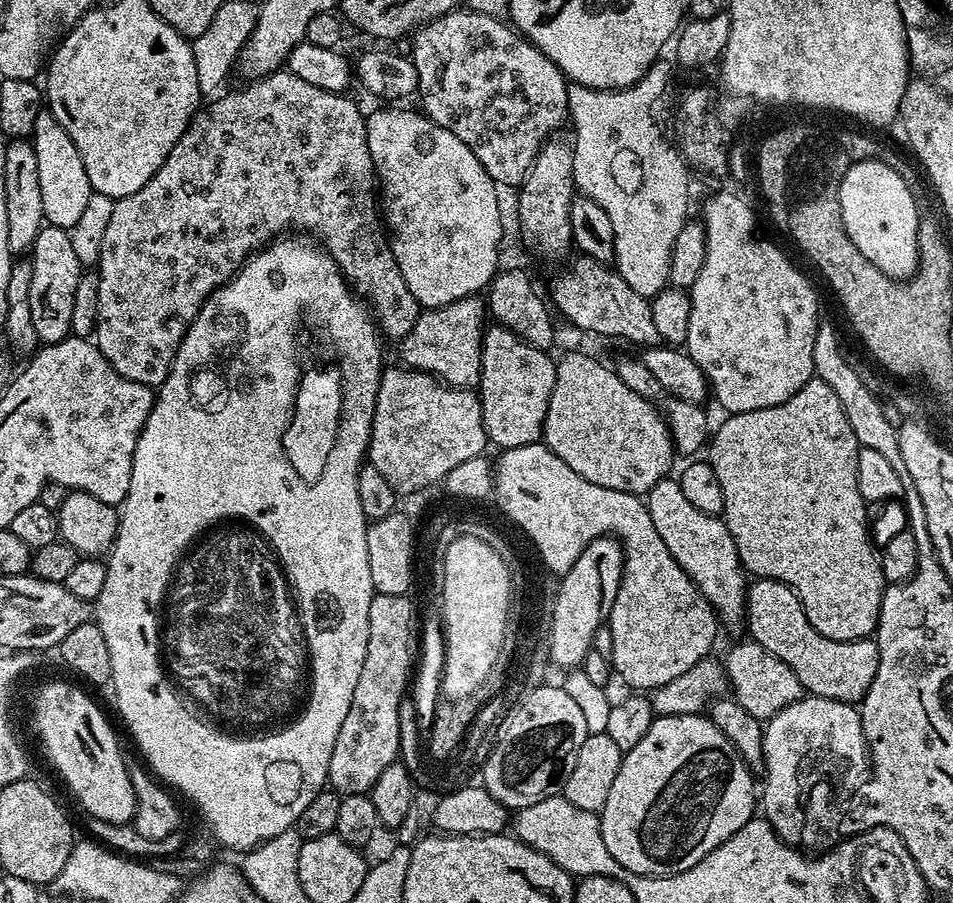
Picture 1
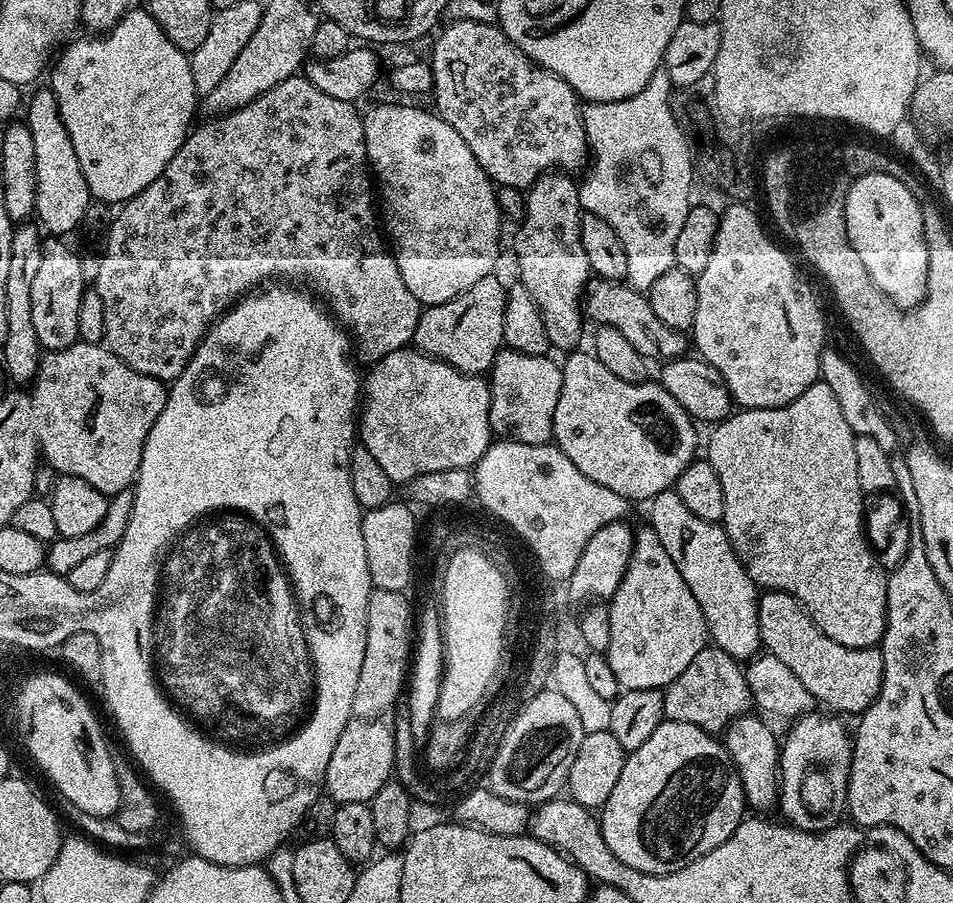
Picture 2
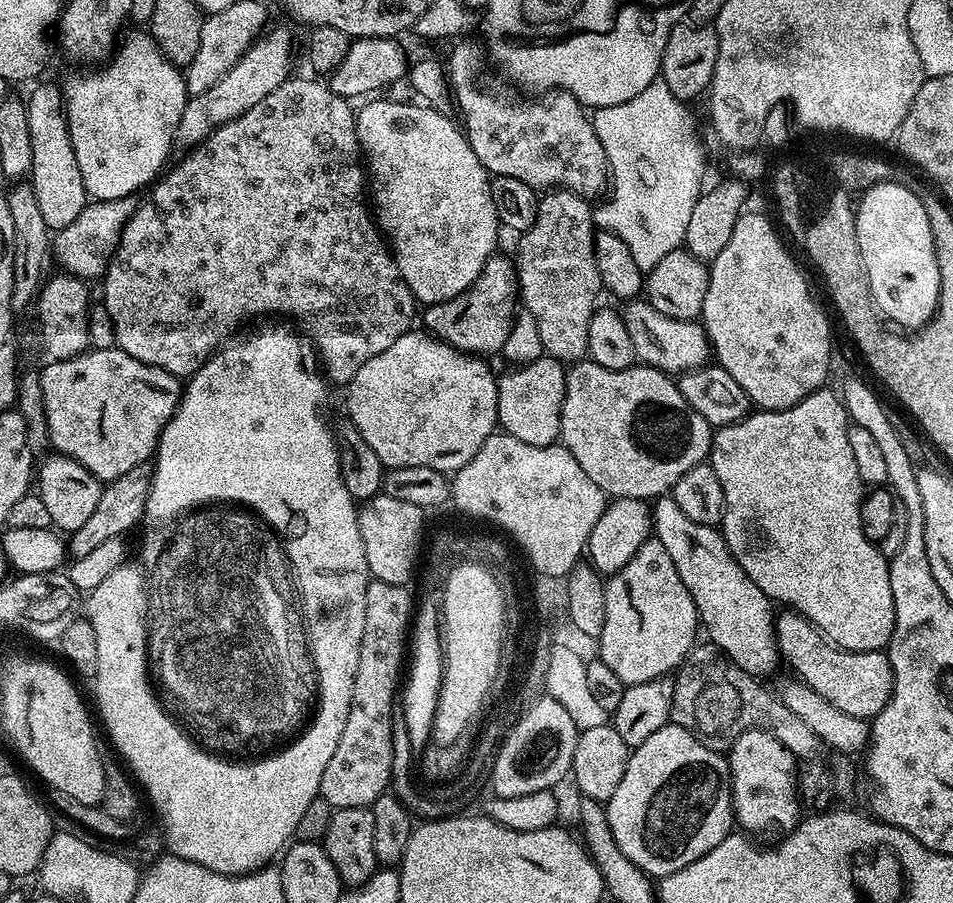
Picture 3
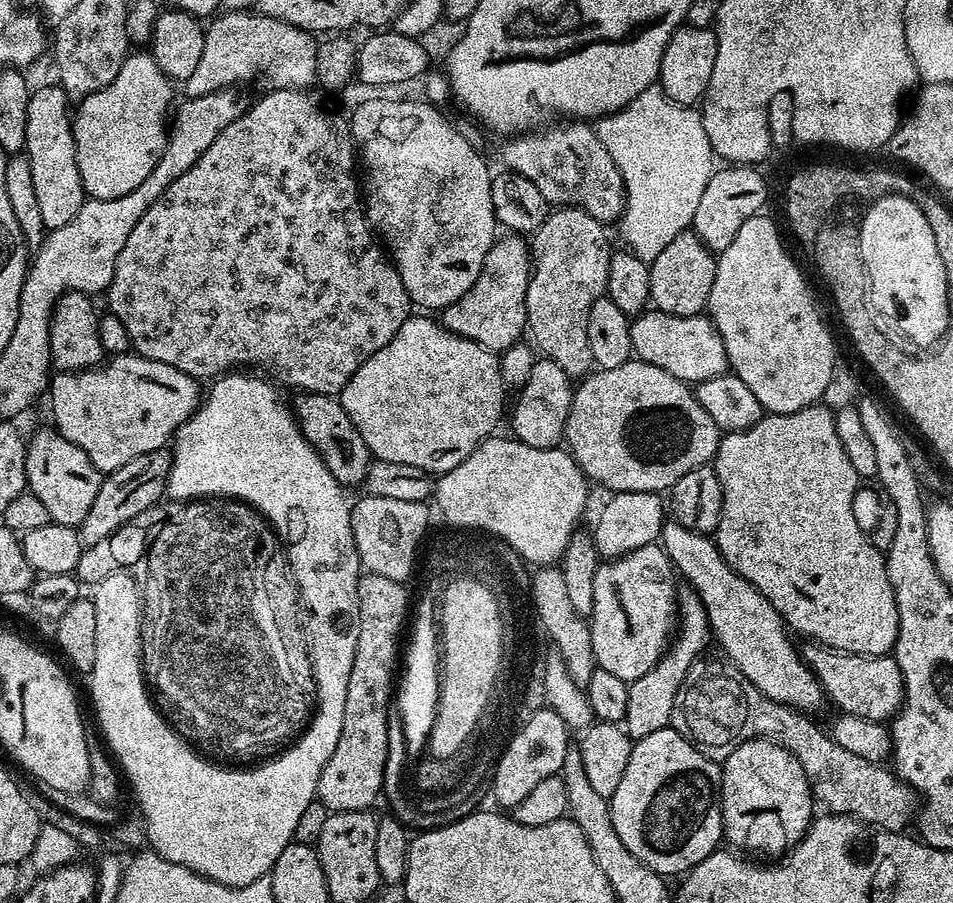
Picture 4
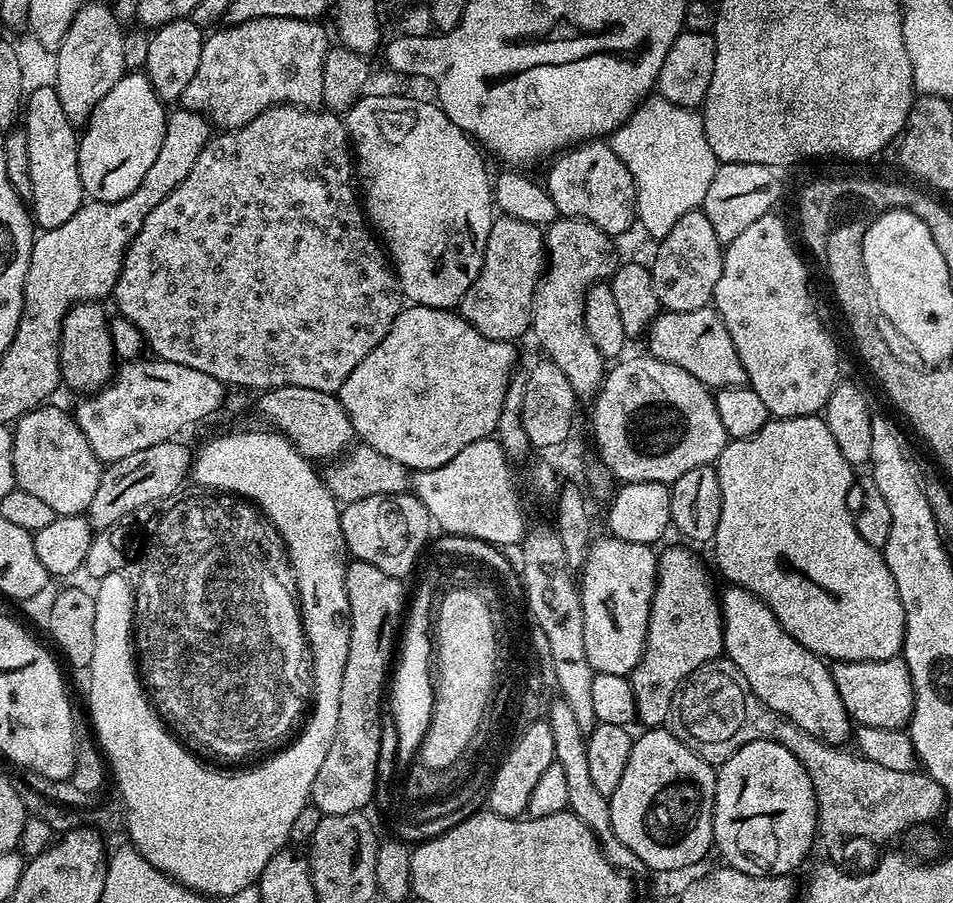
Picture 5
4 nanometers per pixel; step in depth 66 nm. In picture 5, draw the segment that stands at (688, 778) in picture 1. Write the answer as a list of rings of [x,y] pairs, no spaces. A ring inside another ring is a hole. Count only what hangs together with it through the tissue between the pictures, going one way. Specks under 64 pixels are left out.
[[[663,727],[644,730],[641,733],[641,736],[637,735],[632,741],[630,762],[626,762],[626,771],[622,773],[622,782],[618,782],[618,790],[614,790],[614,794],[610,797],[612,829],[614,834],[618,834],[618,838],[622,843],[630,846],[630,850],[634,850],[634,854],[638,854],[638,858],[642,858],[645,869],[651,870],[653,868],[656,872],[676,872],[679,868],[692,868],[708,851],[711,853],[714,848],[712,842],[712,815],[714,814],[717,769],[713,765],[706,763],[698,754],[691,752],[679,738]]]

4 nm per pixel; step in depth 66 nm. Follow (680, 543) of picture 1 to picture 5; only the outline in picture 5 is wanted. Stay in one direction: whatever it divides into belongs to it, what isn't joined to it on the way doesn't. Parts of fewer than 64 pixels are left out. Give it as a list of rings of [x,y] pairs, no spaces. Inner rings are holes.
[[[728,586],[719,597],[724,616],[724,656],[750,682],[750,690],[770,710],[794,721],[815,740],[844,746],[854,732],[846,706],[838,698],[831,667],[821,657],[806,650],[774,618],[774,614],[752,592],[739,586]]]

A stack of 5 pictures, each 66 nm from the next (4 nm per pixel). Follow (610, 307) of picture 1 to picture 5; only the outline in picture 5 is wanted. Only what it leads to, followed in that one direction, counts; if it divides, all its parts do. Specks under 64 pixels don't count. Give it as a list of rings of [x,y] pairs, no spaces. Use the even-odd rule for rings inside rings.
[[[715,307],[685,312],[661,311],[647,330],[647,340],[647,351],[651,355],[662,362],[674,362],[674,366],[682,366],[686,374],[694,374],[694,378],[698,378],[698,382],[705,384],[709,390],[745,383],[742,358],[738,358],[738,350],[734,350],[734,342],[726,330],[726,322],[722,322]]]

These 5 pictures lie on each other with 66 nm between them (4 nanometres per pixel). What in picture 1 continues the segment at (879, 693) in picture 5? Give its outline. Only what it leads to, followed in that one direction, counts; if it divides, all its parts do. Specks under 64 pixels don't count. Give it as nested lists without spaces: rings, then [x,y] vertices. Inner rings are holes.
[[[753,579],[744,599],[744,614],[748,624],[747,635],[758,646],[770,650],[774,658],[782,658],[782,662],[794,670],[805,693],[859,705],[866,690],[870,690],[870,682],[874,682],[874,674],[878,674],[875,639],[831,640],[818,634],[818,630],[810,626],[804,607],[789,584],[781,580]]]

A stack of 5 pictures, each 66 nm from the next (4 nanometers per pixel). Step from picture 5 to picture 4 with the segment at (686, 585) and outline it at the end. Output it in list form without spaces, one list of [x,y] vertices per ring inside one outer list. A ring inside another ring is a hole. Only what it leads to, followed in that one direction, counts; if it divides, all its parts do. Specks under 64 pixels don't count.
[[[688,586],[683,588],[678,592],[678,623],[664,655],[653,668],[642,674],[642,678],[631,681],[628,685],[626,714],[622,727],[633,741],[646,738],[646,734],[654,734],[654,730],[662,730],[671,725],[674,698],[682,686],[682,678],[686,678],[686,670],[690,670],[694,661],[705,655],[704,647],[707,646],[708,640],[710,644],[706,606],[700,600],[699,593]]]

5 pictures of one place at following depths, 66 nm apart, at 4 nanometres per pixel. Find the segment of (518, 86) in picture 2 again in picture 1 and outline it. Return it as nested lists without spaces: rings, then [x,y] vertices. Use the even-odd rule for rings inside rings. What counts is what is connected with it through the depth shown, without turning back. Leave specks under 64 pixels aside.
[[[467,10],[447,12],[416,29],[411,33],[411,40],[410,59],[420,75],[418,97],[424,103],[424,115],[442,126],[442,130],[450,130],[450,134],[466,142],[474,158],[482,162],[486,174],[490,174],[497,185],[521,184],[540,147],[553,139],[569,119],[569,81],[564,73],[549,56],[524,39],[511,23],[490,14]]]

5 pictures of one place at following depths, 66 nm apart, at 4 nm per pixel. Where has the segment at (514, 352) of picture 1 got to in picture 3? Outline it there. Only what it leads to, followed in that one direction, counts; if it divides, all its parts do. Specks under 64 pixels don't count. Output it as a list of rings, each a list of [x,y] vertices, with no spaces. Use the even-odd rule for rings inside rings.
[[[547,354],[534,362],[513,367],[497,379],[499,427],[530,446],[550,446],[560,439],[560,415],[566,394],[565,365]]]

